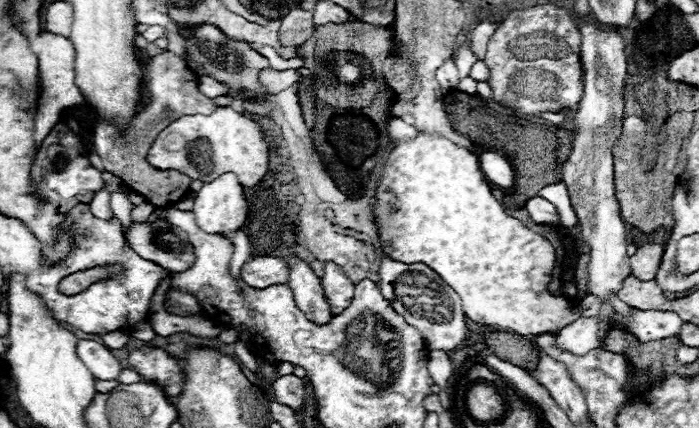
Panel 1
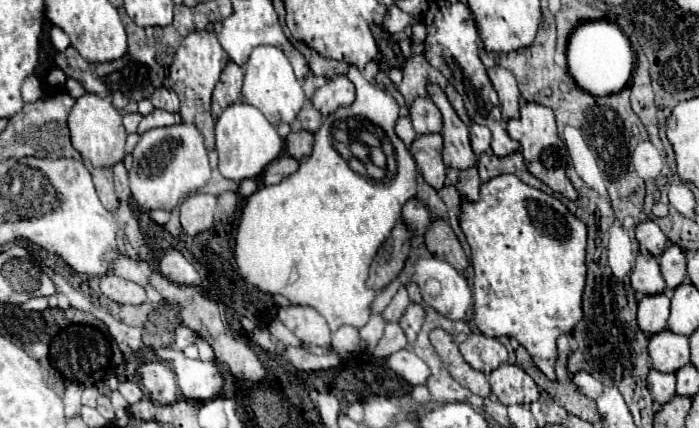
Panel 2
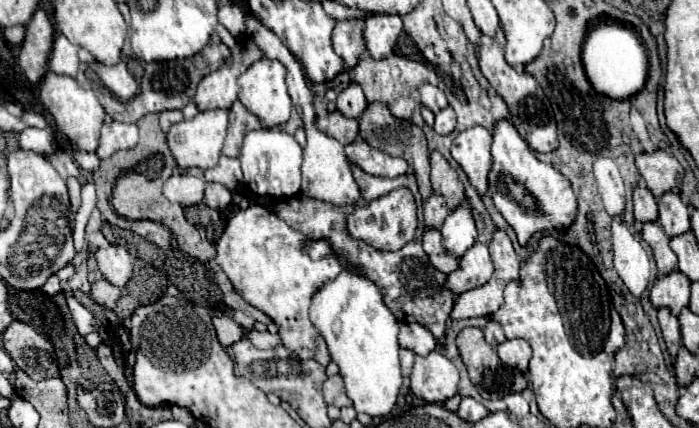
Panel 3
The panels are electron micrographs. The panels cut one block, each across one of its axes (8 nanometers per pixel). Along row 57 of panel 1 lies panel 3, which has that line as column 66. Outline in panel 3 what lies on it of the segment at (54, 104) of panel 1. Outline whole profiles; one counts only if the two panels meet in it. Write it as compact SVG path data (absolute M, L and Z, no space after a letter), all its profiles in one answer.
M56 32L52 52L48 56L48 70L54 74L76 76L80 60L78 60L78 46L74 46L62 32Z

